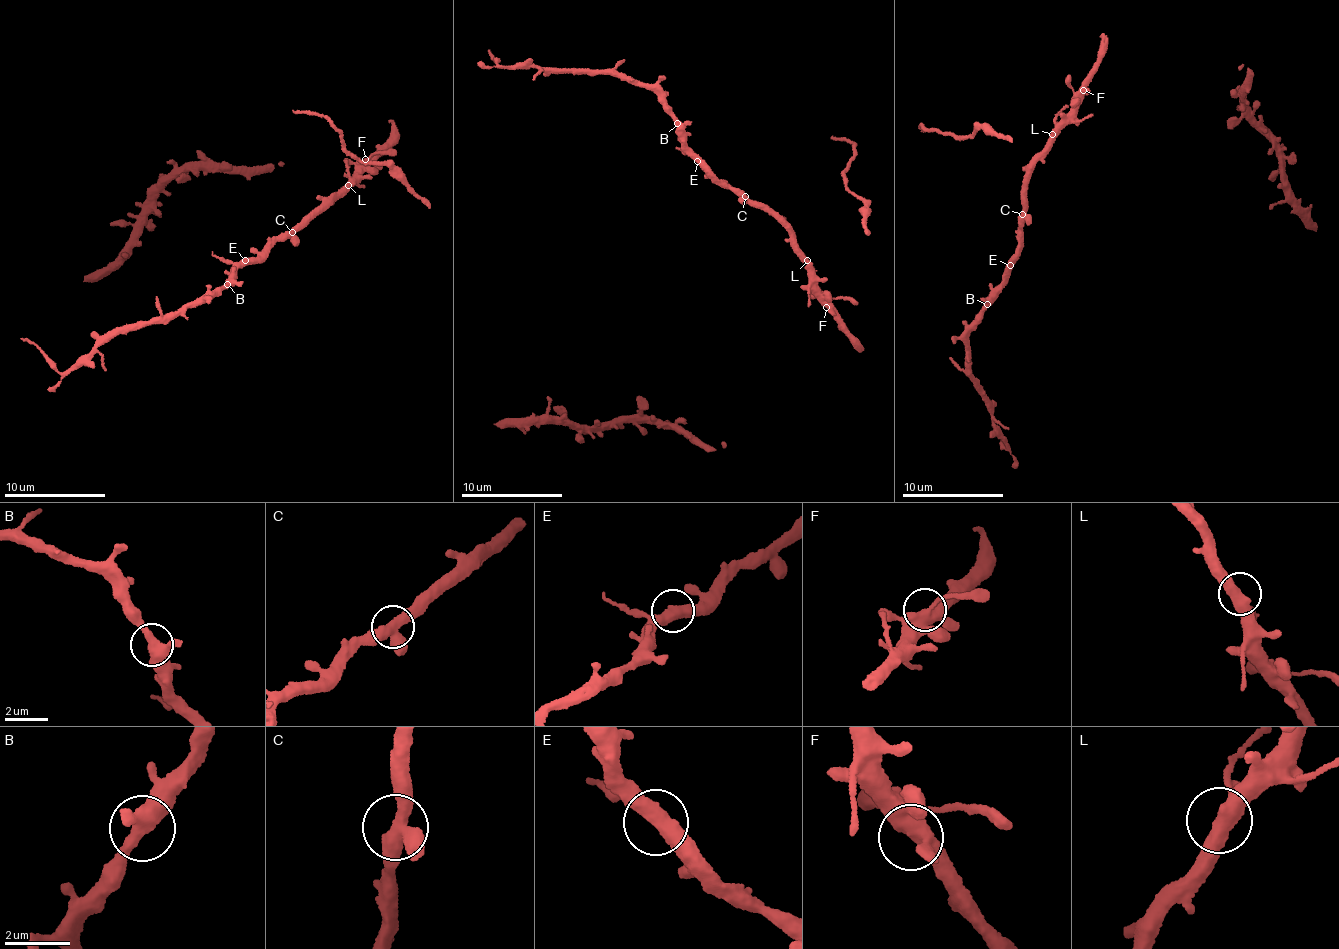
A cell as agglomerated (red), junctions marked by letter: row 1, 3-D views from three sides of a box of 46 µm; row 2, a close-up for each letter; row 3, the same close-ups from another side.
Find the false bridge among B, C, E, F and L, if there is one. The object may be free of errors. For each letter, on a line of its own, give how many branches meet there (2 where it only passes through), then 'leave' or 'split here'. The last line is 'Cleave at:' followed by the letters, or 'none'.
B: 3 | leave
C: 3 | leave
E: 2 | leave
F: 4 | leave
L: 3 | leave
Cleave at: none

